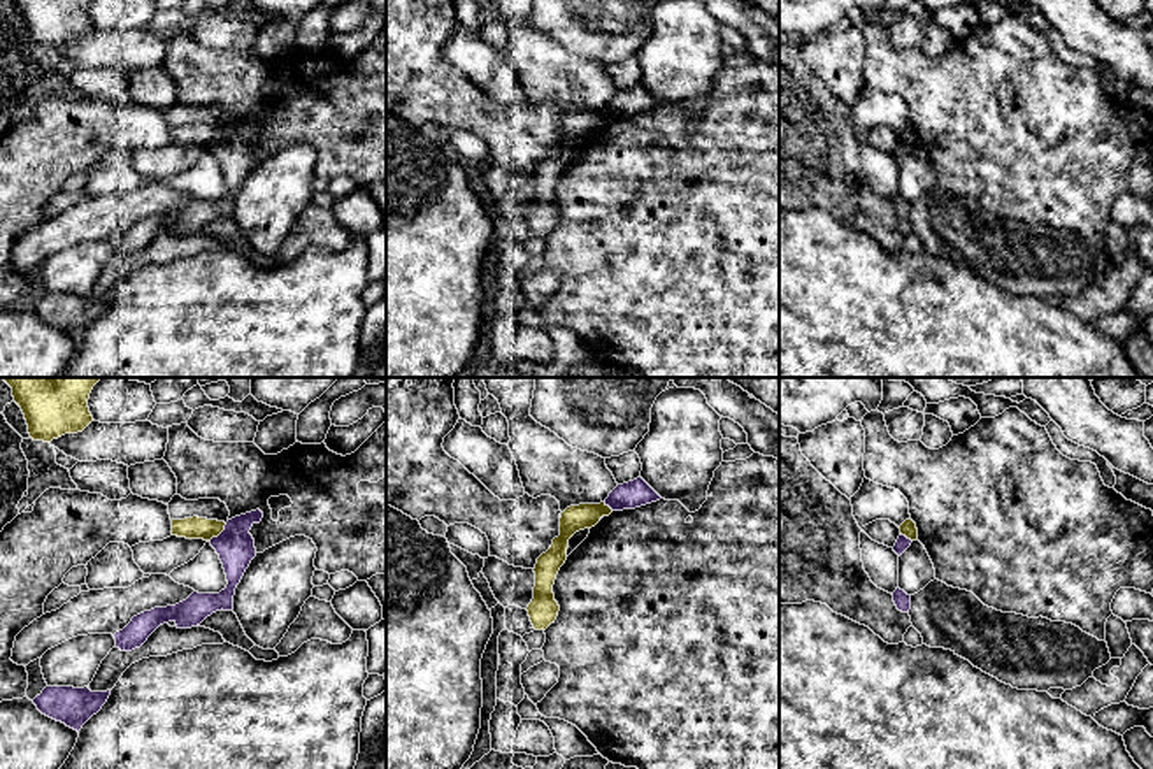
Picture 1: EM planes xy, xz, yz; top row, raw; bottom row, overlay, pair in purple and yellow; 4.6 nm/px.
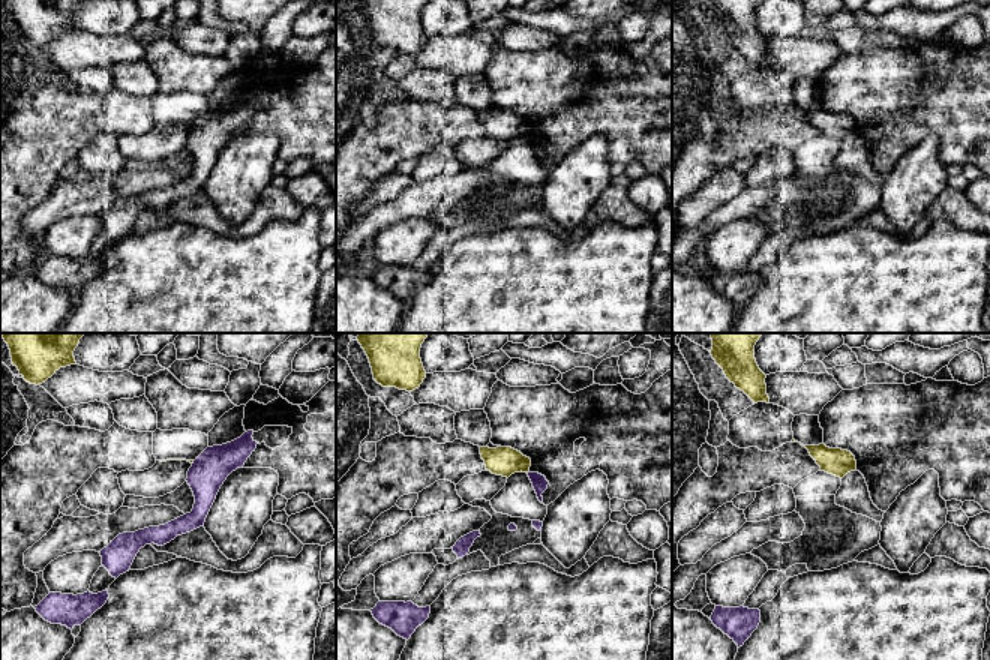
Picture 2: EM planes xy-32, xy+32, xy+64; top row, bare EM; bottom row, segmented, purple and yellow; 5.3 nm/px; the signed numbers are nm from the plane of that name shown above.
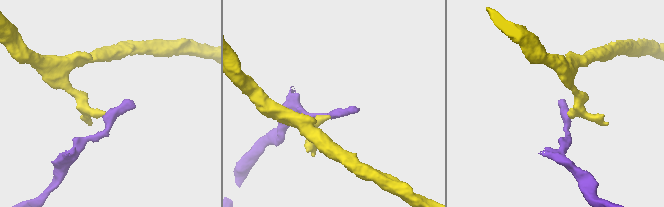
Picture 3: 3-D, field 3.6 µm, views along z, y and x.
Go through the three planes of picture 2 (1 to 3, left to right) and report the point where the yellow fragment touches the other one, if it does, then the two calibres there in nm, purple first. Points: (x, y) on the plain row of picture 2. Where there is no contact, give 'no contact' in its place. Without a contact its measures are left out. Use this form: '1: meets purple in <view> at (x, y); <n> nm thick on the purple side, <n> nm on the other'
1: meets purple in xy-32 at (194, 126); 200 nm thick on the purple side, 20 nm on the other
2: no contact
3: no contact

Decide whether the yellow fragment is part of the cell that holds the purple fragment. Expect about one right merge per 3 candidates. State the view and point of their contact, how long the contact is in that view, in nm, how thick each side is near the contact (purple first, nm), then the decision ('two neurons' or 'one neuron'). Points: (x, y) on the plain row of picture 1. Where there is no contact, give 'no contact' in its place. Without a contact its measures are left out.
meets purple in xy at (220, 141); contact 120 nm long; 180 nm thick on the purple side, 100 nm on the other; two neurons

